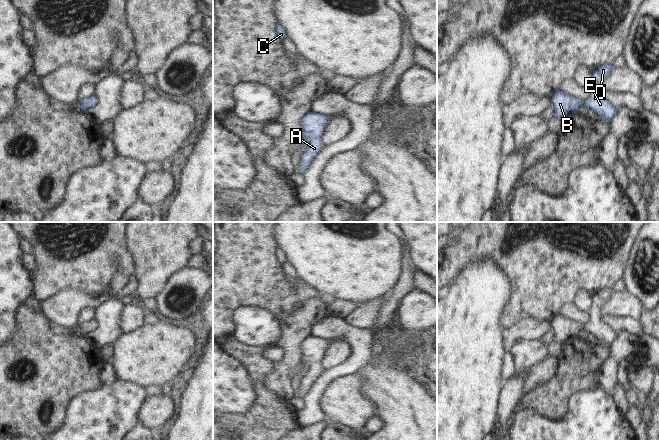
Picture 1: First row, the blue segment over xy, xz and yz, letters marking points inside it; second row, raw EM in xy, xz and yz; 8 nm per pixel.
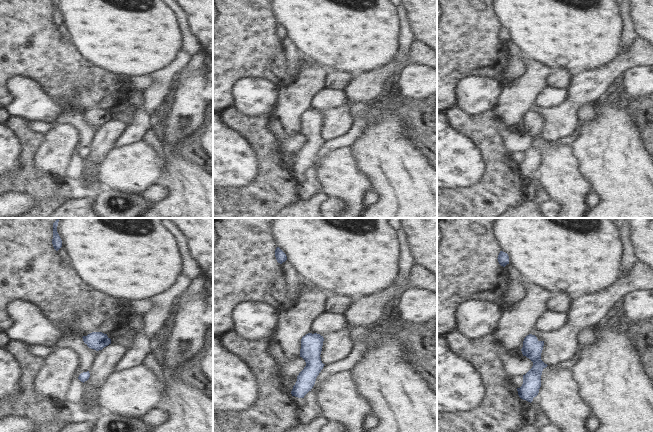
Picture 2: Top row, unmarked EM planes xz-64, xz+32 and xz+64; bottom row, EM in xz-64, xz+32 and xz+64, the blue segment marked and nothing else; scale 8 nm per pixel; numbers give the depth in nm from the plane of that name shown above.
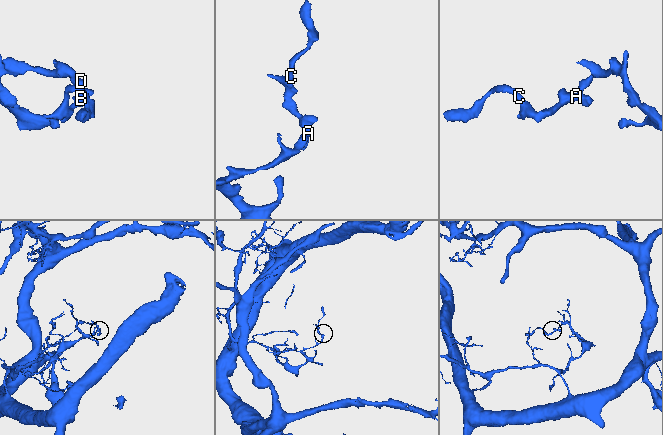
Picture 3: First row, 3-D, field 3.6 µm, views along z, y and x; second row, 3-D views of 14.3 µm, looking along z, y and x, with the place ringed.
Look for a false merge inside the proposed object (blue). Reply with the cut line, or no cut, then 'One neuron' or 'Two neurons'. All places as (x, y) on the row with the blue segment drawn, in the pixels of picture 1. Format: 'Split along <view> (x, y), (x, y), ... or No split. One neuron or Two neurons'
No split. One neuron.

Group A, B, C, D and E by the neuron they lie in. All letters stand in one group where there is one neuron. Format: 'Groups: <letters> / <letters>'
Groups: A B C D E.

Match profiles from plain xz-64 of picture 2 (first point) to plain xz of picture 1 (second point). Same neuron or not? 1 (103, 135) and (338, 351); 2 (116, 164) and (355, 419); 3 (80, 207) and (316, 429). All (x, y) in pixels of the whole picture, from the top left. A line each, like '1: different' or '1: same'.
1: same
2: same
3: same

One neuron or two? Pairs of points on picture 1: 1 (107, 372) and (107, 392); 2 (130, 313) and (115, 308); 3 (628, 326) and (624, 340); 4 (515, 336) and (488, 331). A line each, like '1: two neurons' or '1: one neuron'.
1: two neurons
2: two neurons
3: two neurons
4: two neurons

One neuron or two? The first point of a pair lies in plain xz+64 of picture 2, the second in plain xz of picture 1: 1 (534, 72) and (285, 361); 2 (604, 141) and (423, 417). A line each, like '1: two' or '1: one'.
1: one
2: one

